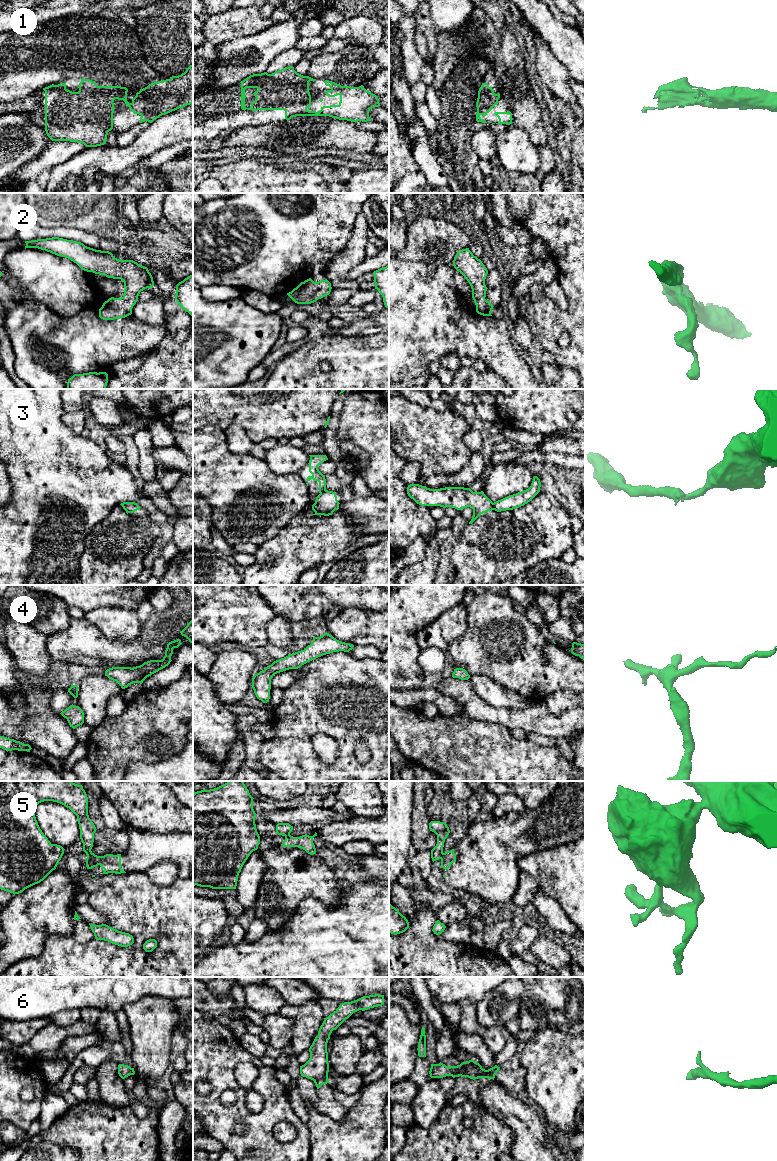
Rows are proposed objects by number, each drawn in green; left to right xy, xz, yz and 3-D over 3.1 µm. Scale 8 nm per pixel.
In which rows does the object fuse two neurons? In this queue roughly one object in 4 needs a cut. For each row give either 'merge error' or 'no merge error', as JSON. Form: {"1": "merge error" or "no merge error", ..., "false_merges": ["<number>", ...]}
{"1": "no merge error", "2": "no merge error", "3": "merge error", "4": "no merge error", "5": "merge error", "6": "no merge error", "false_merges": ["3", "5"]}

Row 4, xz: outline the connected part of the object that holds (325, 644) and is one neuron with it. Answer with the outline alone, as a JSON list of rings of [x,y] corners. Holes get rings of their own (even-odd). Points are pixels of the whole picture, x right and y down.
[[[326,632],[320,637],[313,637],[311,644],[303,650],[274,661],[255,674],[251,686],[256,697],[263,703],[267,703],[270,699],[271,679],[275,674],[289,669],[298,669],[307,662],[326,654],[339,651],[349,652],[353,647],[353,644],[341,642]]]

